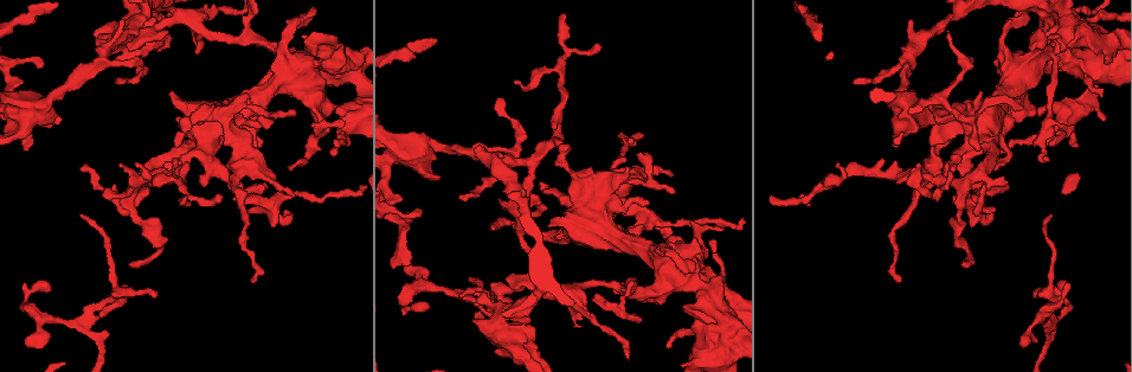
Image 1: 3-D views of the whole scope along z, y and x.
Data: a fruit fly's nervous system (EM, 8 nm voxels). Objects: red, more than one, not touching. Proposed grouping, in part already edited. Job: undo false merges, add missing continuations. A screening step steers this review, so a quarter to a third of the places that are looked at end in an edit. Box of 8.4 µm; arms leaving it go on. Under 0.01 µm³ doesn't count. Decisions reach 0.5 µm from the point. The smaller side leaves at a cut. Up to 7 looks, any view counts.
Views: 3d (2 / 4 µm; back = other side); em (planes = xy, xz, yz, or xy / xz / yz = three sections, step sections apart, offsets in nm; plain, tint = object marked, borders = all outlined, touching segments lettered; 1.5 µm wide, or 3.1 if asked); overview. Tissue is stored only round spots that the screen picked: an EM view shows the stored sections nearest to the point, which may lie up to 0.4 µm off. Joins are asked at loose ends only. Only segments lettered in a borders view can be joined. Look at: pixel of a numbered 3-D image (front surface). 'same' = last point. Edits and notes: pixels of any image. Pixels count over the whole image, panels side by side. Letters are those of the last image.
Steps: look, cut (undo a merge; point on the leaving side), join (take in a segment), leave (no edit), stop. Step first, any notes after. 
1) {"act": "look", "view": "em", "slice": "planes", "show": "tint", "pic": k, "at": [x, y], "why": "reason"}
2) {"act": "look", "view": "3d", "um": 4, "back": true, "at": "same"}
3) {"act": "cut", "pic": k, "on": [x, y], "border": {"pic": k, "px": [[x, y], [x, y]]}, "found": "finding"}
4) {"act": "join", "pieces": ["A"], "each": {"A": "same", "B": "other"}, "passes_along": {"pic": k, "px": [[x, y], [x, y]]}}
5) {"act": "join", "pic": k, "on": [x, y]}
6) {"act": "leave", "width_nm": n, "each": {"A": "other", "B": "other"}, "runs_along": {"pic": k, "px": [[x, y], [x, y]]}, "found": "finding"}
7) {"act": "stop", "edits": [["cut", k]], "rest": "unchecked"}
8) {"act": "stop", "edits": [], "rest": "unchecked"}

{"act": "look", "view": "em", "slice": "xz", "step": 4, "show": "borders", "pic": 1, "at": [83, 217], "why": "tapers out"}

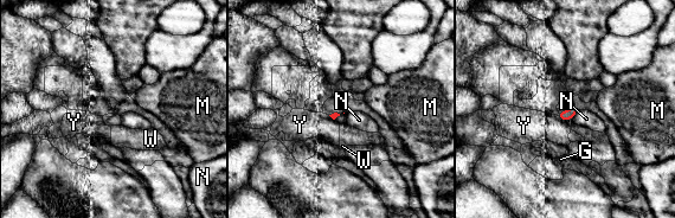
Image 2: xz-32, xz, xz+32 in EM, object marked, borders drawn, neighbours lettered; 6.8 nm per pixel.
{"act": "leave", "each": {"G": "other", "M": "other", "N": "other", "W": "other", "Y": "other"}, "border": {"pic": 2, "px": [[579, 109], [571, 119]]}, "found": "no lettered segment goes on from it"}

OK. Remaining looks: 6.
{"act": "look", "view": "em", "slice": "xz", "step": 8, "show": "tint", "pic": 1, "at": [430, 308]}

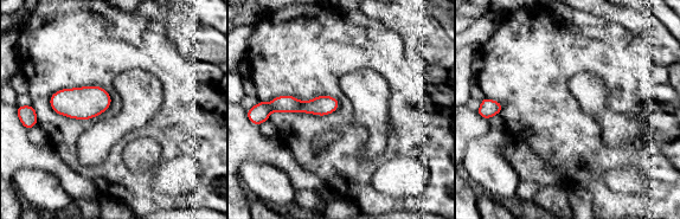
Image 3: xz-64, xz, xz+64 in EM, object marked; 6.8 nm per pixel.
{"act": "look", "view": "em", "slice": "planes", "show": "borders", "at": "same", "why": "another direction"}

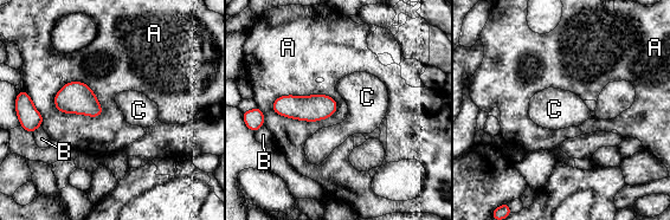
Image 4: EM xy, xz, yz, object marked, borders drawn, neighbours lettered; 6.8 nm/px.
{"act": "leave", "width_nm": 140, "each": {"A": "other", "B": "other", "C": "other"}, "border": {"pic": 4, "px": [[271, 103], [328, 95], [337, 109]]}, "found": "none of them fits"}

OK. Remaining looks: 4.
{"act": "look", "view": "3d", "um": 2, "back": true, "pic": 1, "at": [919, 178], "why": "abrupt turn"}

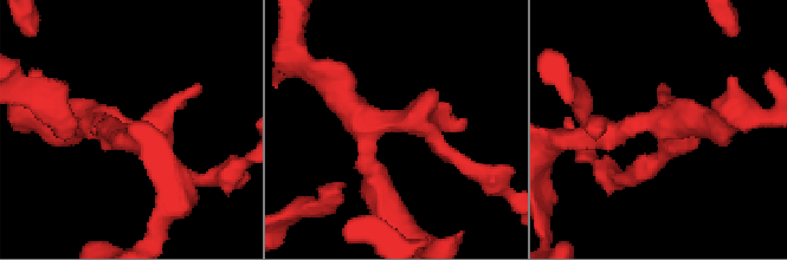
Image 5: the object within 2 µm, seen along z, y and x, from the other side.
{"act": "look", "view": "em", "slice": "planes", "show": "tint", "pic": 5, "at": [662, 124], "why": "shape alone is not enough"}

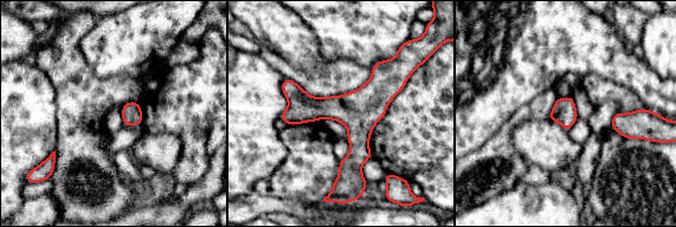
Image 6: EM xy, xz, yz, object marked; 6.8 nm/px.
{"act": "look", "view": "em", "slice": "planes", "show": "borders", "at": "same"}

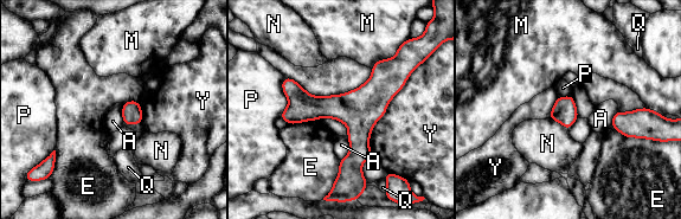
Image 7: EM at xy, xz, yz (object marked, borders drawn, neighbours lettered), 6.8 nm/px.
{"act": "leave", "longest_contact_nm": ["Y", 600], "each": {"A": "other", "E": "other", "M": "other", "N": "other", "P": "other", "Q": "other", "Y": "other"}, "found": "continuous, no second cell"}

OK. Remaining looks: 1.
{"act": "stop", "edits": [], "rest": "unchecked"}

